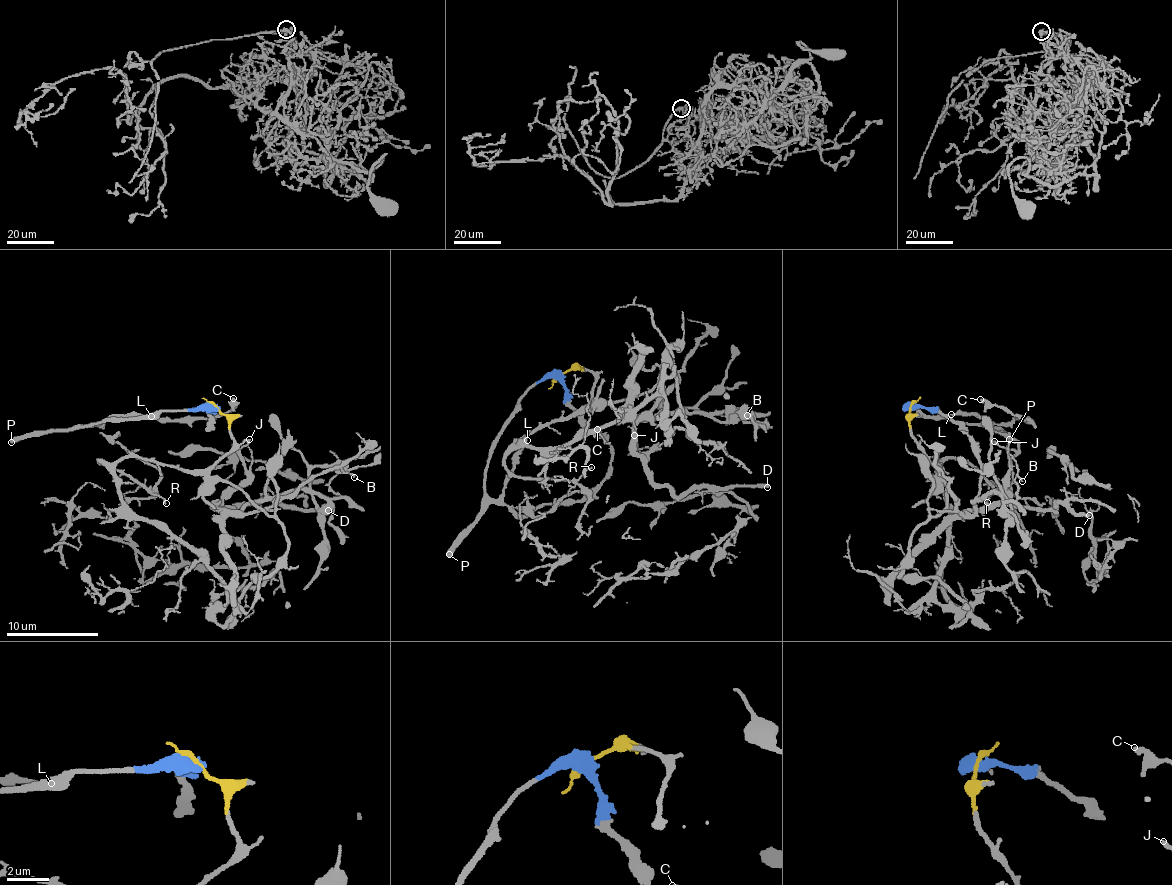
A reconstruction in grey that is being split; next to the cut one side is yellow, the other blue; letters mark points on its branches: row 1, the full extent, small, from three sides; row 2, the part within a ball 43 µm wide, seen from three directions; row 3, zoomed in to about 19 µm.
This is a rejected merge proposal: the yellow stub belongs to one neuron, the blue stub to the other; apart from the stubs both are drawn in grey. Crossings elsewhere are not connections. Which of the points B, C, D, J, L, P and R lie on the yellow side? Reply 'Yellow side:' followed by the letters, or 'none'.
Yellow side: B, D, J, R

